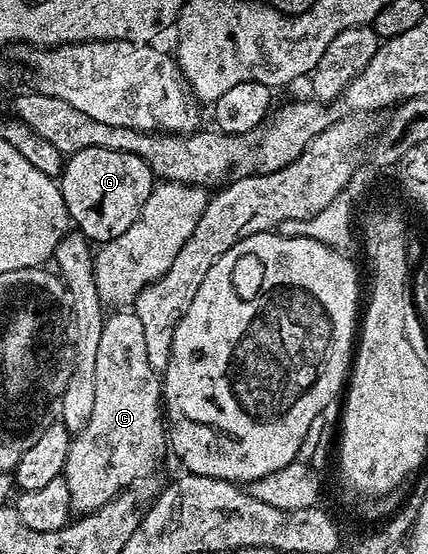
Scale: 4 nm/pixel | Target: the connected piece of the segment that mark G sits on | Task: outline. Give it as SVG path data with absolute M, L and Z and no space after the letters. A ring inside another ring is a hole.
M83 147L83 151L65 157L59 184L75 229L90 243L104 243L123 235L135 223L143 203L147 203L147 195L151 195L155 178L151 167L139 155L107 151L107 147Z

